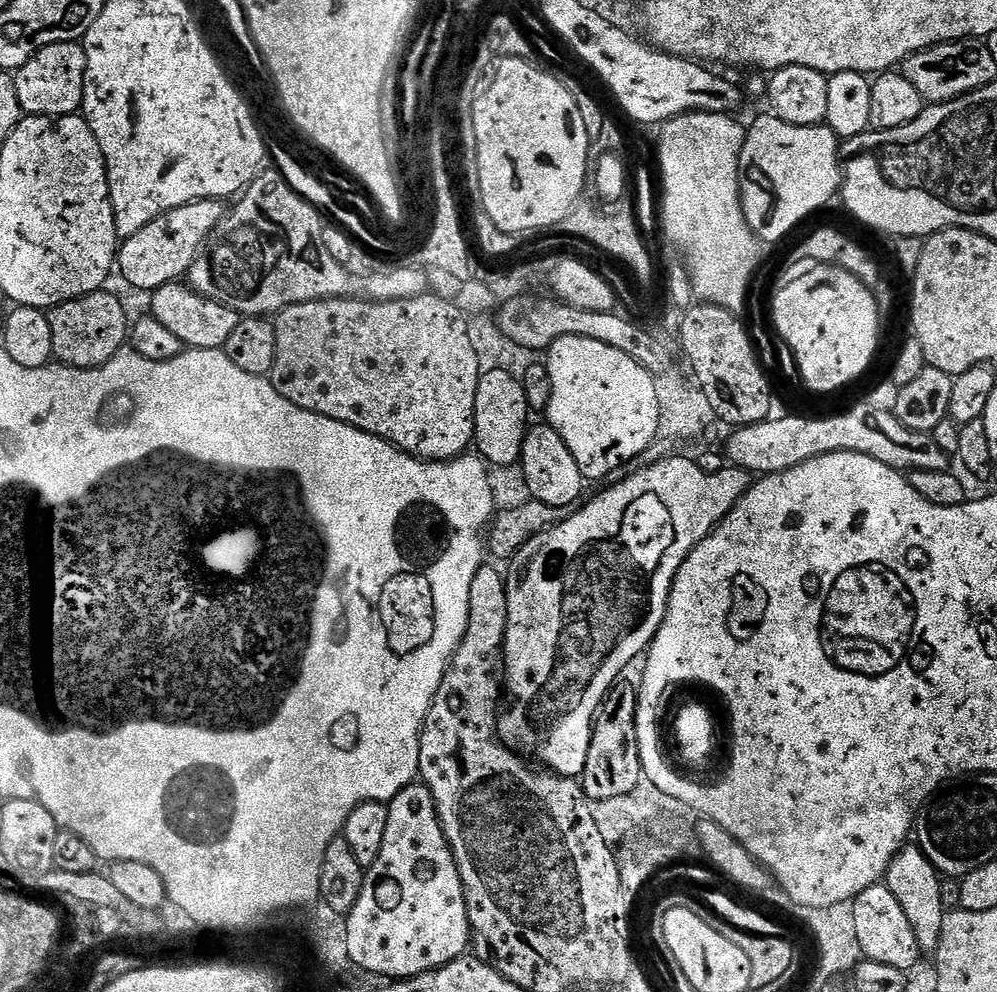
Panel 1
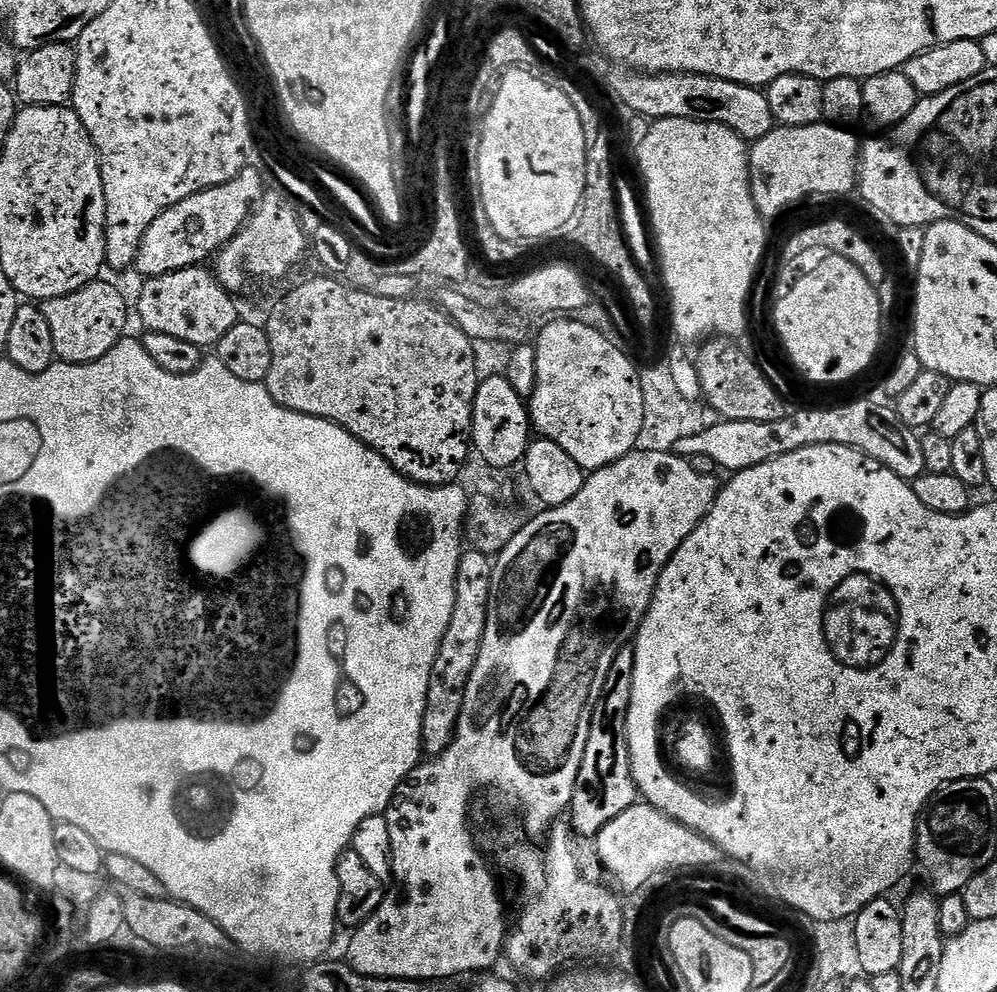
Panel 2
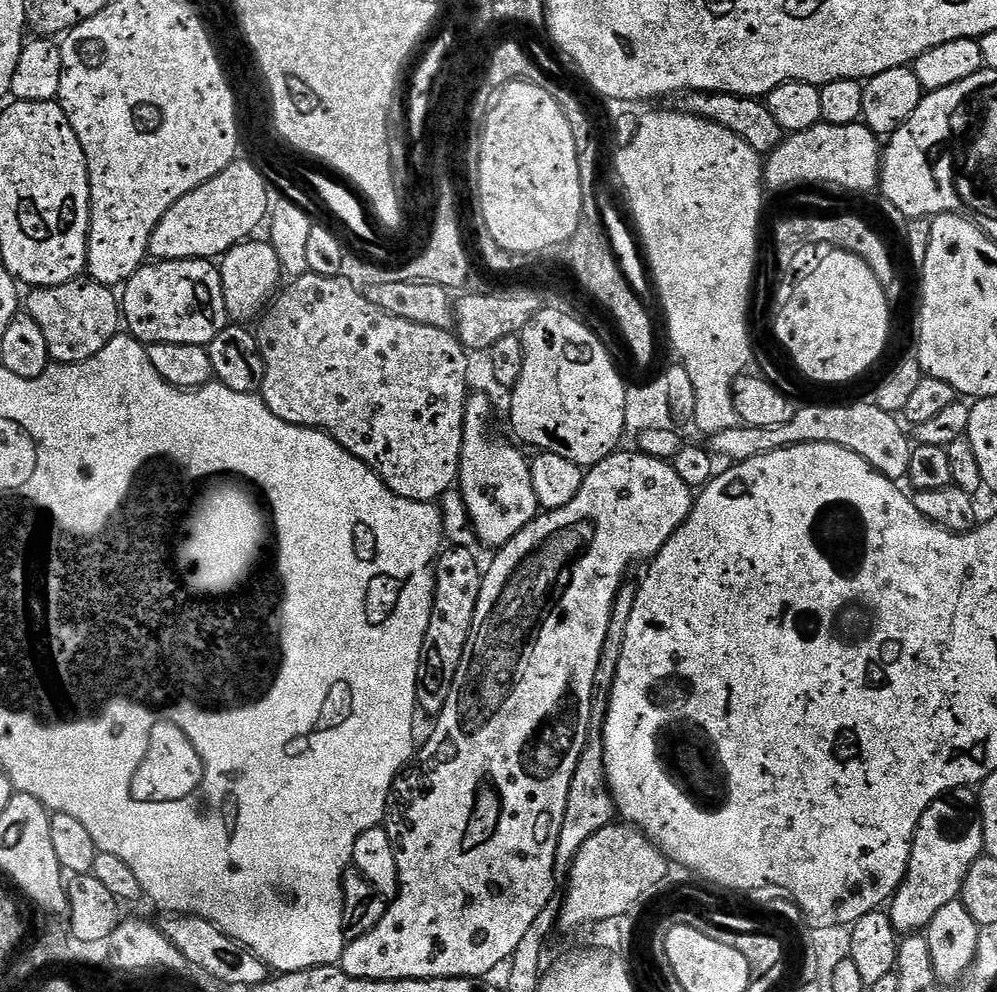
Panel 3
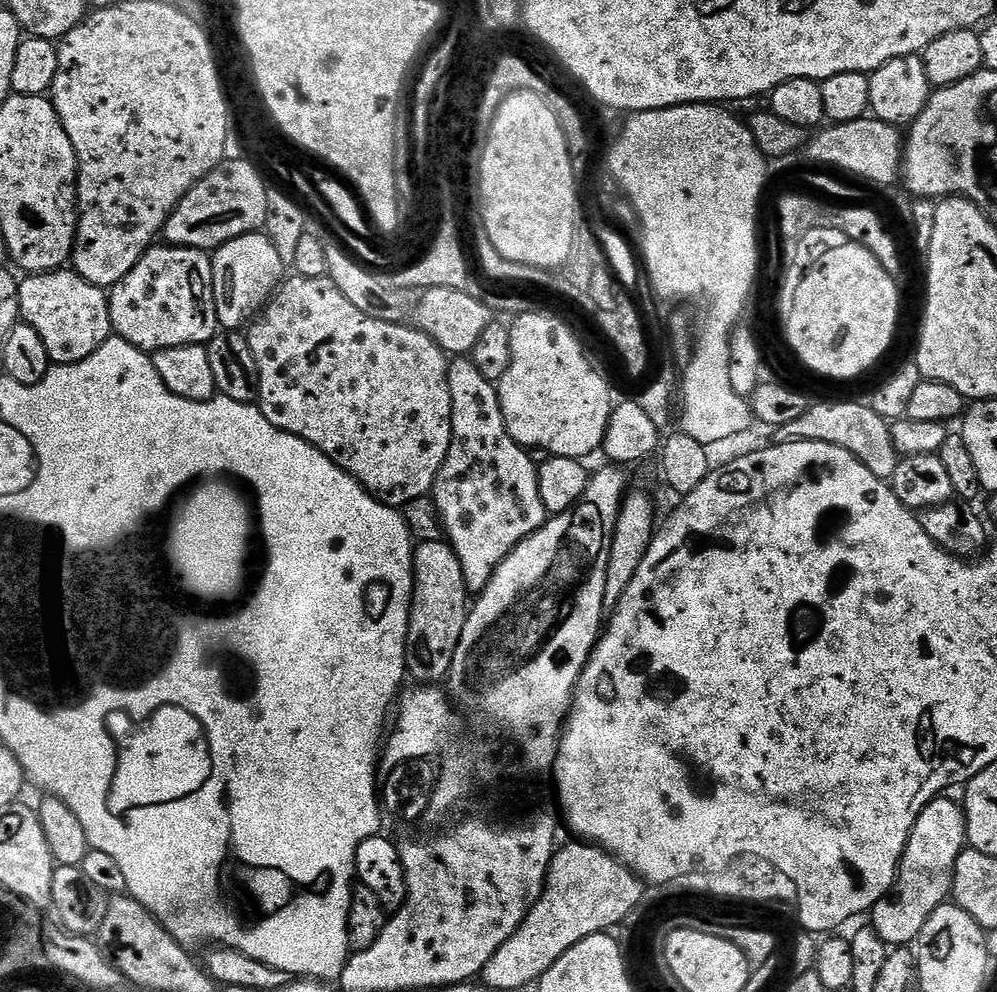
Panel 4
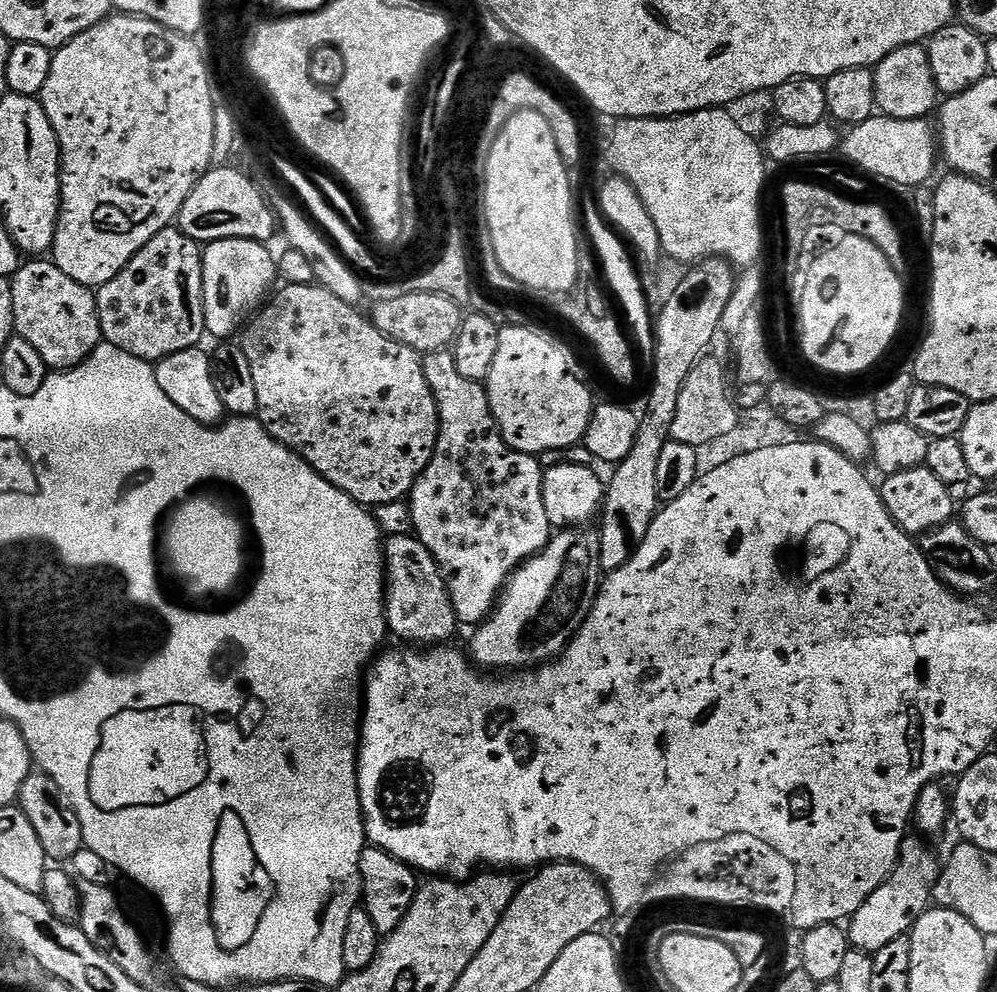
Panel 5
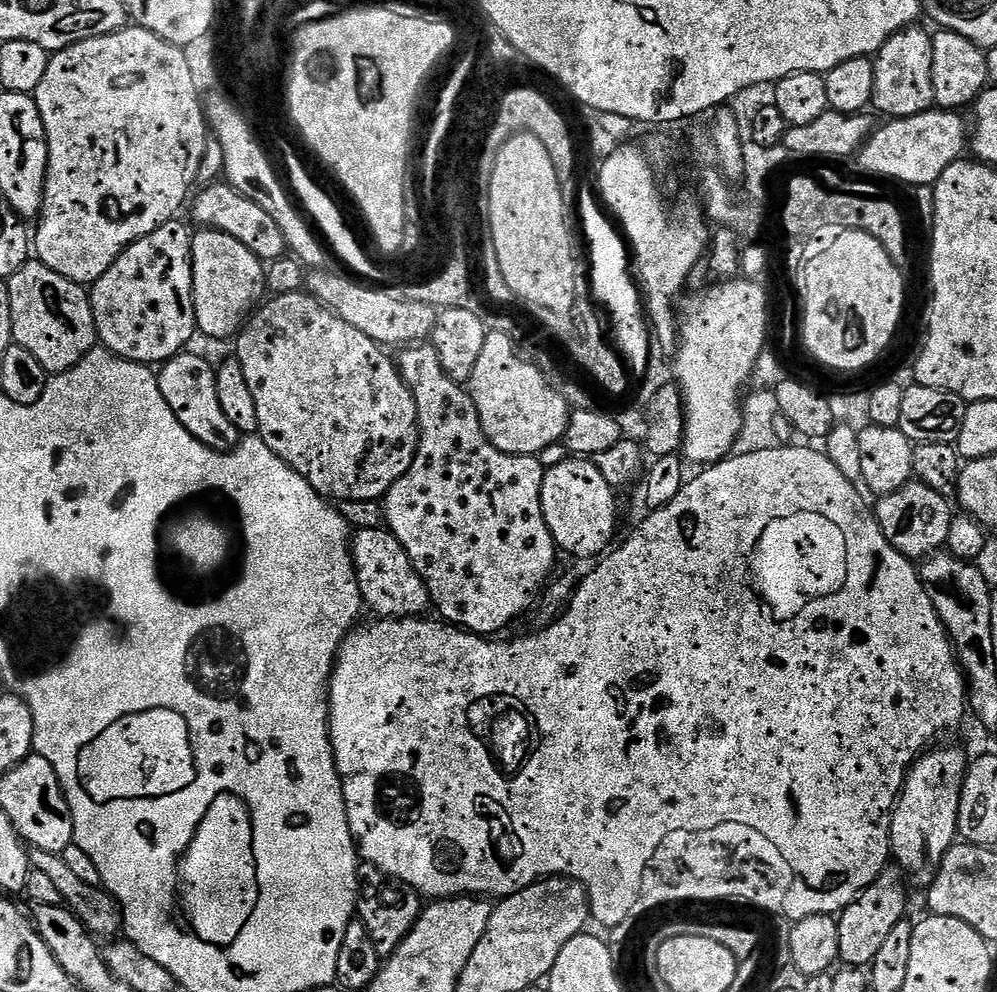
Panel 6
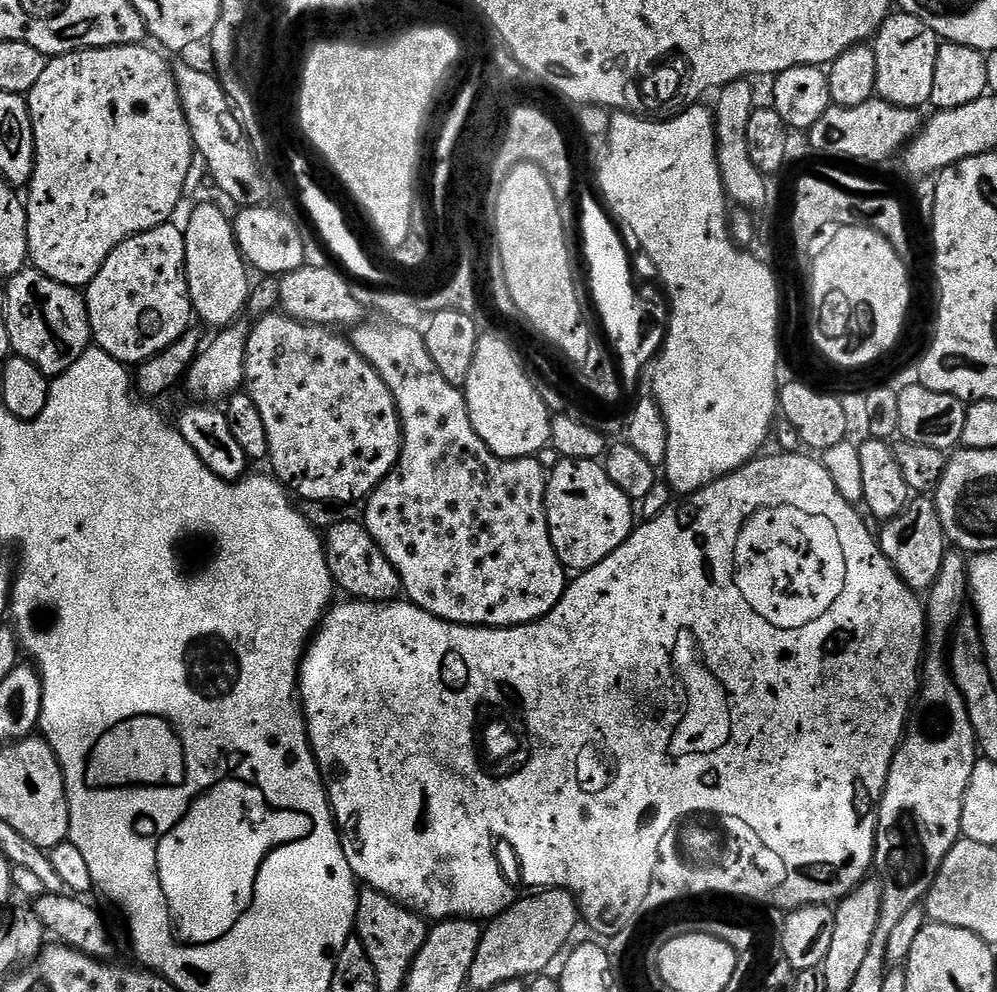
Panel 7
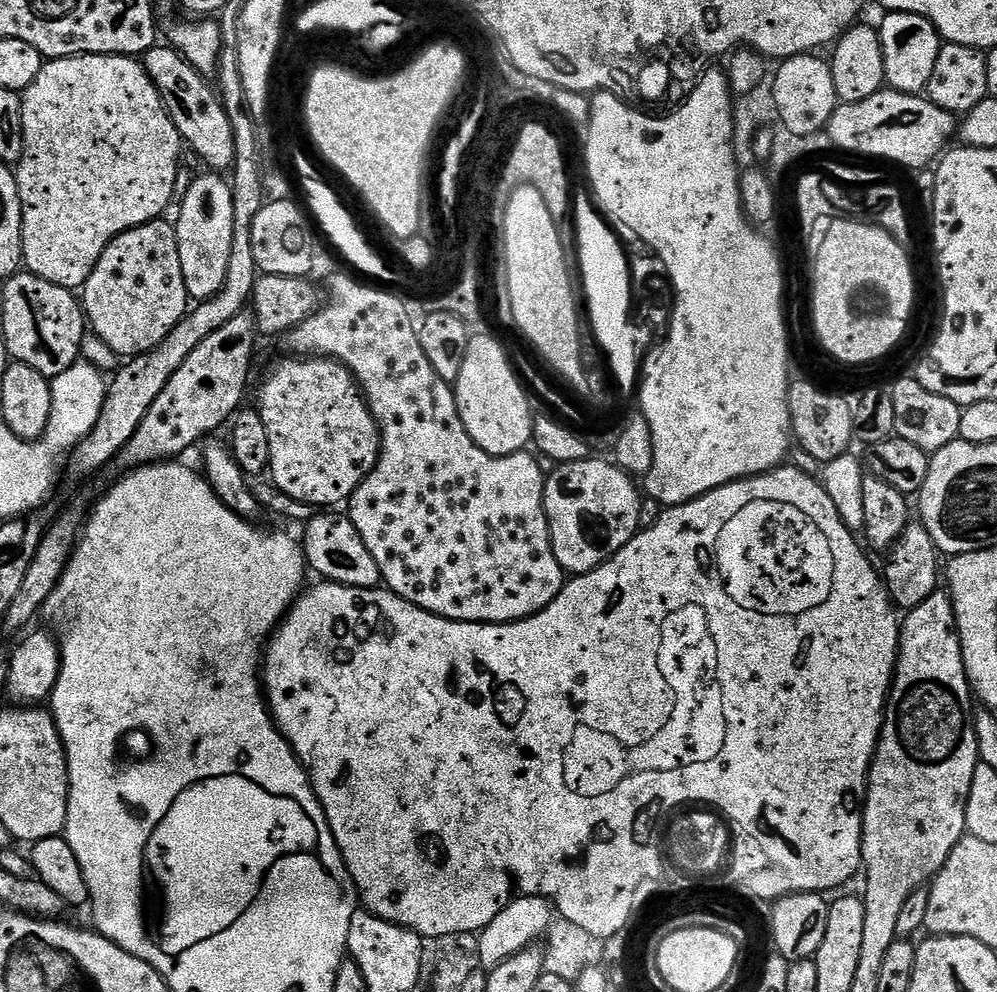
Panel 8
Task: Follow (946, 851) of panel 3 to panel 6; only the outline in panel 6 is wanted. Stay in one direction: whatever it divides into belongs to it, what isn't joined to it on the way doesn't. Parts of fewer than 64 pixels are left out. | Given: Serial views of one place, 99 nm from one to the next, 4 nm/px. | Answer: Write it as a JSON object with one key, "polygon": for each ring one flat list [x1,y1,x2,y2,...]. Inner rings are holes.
{"polygon":[[889,866,853,904,839,913,838,950,840,960,847,967,864,970,871,965,874,954,878,954,886,942,890,930,894,930,894,926,906,918,907,912,904,911,908,908,908,892,910,888,904,873,899,867]]}

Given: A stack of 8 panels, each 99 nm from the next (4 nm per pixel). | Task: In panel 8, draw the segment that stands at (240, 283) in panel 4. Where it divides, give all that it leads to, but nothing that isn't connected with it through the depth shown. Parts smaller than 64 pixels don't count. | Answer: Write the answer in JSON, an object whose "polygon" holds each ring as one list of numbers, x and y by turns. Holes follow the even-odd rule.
{"polygon":[[208,174,212,176,200,176,188,189,184,192,184,201,180,204,180,213,177,214,176,220,174,219,174,227,176,230,176,237,178,238,178,258,182,258,182,278,186,278,186,290,188,291,189,297,193,301,201,302,203,300,210,299,226,282,227,267,230,261,230,250,231,242,234,237,234,202,232,201,232,189,229,181,223,180,223,175,220,174]]}

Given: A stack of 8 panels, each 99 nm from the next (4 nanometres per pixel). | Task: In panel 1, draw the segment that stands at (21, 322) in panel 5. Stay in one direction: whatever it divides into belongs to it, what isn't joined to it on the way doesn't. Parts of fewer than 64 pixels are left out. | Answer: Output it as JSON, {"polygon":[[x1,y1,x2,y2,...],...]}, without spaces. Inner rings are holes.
{"polygon":[[109,290,91,292,77,300,51,309,48,312,50,334,54,338,53,357,70,368,97,368,125,347,130,336,130,319,124,304]]}

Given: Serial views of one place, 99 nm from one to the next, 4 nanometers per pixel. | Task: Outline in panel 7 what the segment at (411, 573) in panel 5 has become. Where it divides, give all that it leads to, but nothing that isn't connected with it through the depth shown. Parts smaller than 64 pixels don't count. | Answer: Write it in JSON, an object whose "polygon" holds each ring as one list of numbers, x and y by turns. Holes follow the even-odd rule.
{"polygon":[[337,519,337,524,332,524,328,528,328,536,323,537,324,553,330,566,330,574,335,587,340,588,349,597,358,600,394,600,401,595,402,589,398,570,390,566,386,554,370,538,370,534,365,530,360,520]]}

